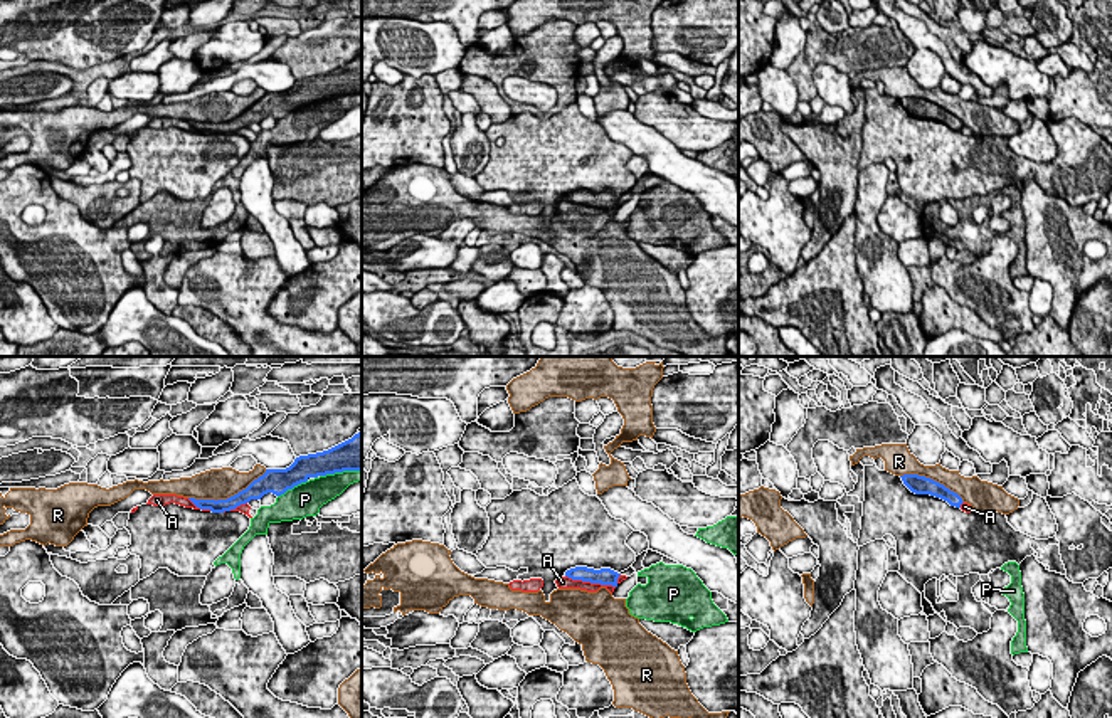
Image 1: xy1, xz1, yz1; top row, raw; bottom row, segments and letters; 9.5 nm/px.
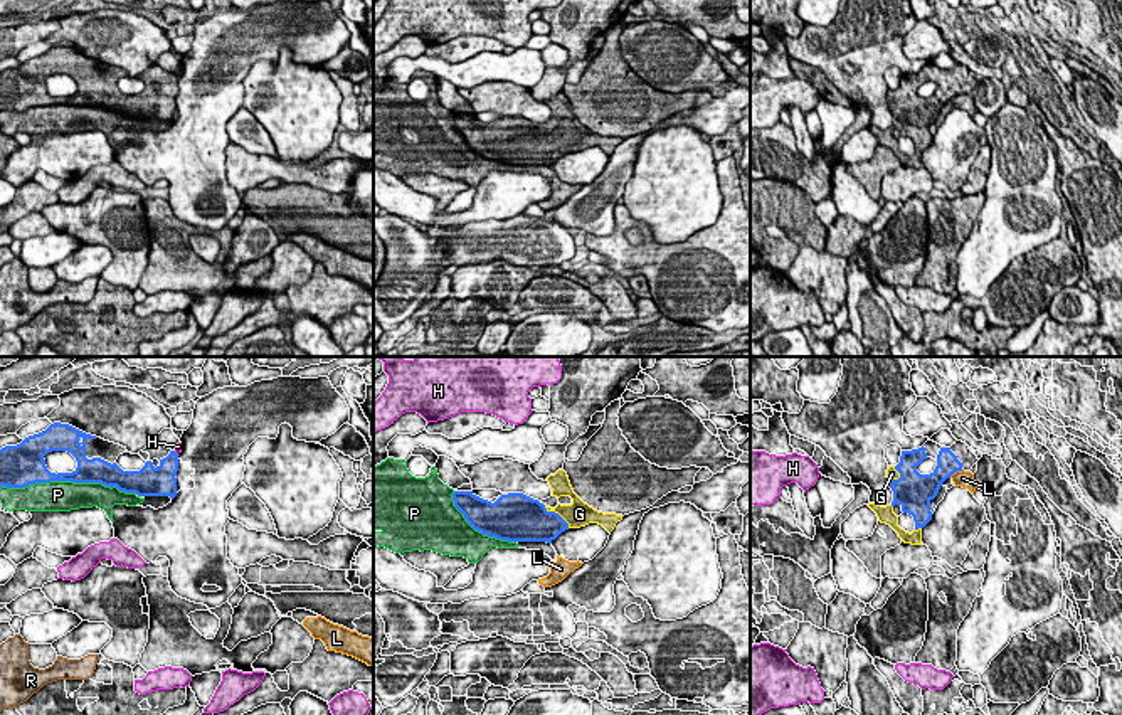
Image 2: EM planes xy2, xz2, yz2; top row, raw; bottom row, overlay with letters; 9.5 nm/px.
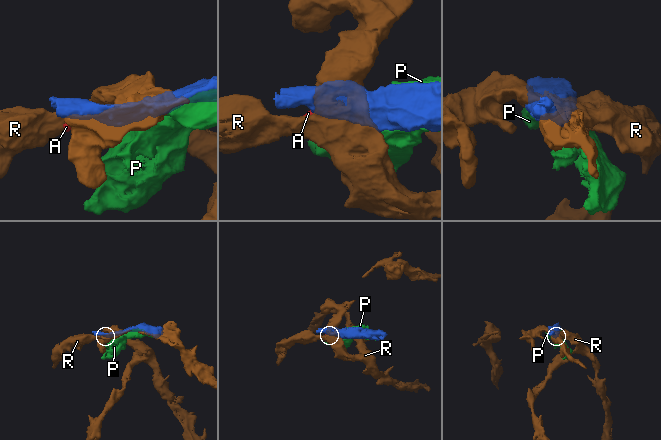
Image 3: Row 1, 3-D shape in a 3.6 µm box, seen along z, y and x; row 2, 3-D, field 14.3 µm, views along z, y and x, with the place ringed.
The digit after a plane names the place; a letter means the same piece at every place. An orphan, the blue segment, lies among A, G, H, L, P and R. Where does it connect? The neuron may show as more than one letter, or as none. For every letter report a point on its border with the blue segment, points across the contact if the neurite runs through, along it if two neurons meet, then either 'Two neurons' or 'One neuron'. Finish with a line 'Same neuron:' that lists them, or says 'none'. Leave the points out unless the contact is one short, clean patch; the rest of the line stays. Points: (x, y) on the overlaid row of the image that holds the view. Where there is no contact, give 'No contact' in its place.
A: Touches blue at xz1 (591, 582). Two neurons
G: Touches blue at xz2 (557, 513). One neuron
H: Touches blue at xy2 (175, 453). Boundary: xy2 (174, 451), (177, 455). Two neurons
L: Touches blue at yz2 (956, 471). Boundary: yz2 (963, 470), (949, 476). Two neurons
P: Touches blue at xy2 (71, 480). Two neurons
R: Touches blue at xy1 (227, 498). Two neurons
Same neuron: G

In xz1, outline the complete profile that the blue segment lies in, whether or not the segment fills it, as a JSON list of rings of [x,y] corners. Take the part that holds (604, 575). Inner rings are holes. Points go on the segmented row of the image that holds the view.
[[[575,567],[565,572],[565,577],[572,580],[582,580],[590,583],[601,583],[601,585],[612,585],[617,587],[617,578],[621,573],[611,570],[611,568],[587,568],[587,567]]]

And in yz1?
[[[903,474],[900,478],[903,484],[915,494],[930,494],[947,501],[950,506],[956,506],[956,508],[961,508],[961,504],[964,503],[957,493],[950,491],[944,484],[930,478],[919,476],[919,474]]]

